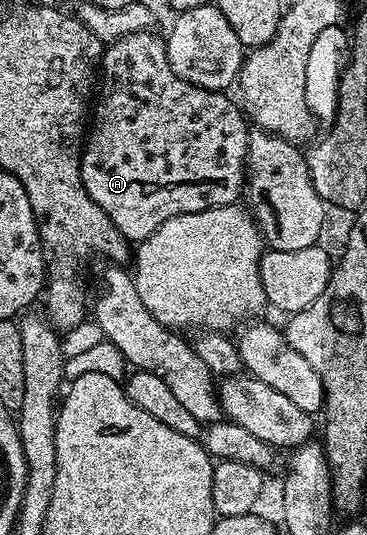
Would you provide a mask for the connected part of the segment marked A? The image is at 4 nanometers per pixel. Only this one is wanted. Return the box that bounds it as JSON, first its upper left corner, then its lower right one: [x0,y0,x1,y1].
[81,29,250,243]

